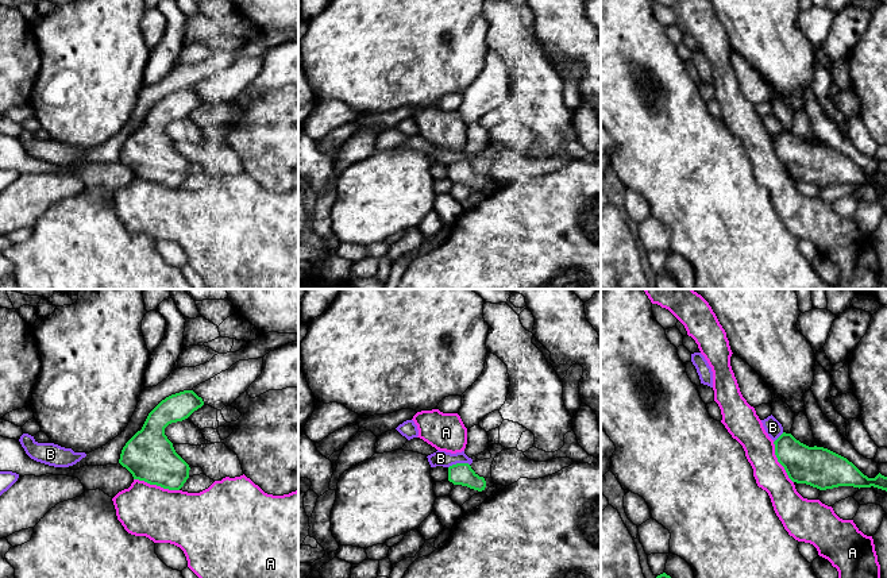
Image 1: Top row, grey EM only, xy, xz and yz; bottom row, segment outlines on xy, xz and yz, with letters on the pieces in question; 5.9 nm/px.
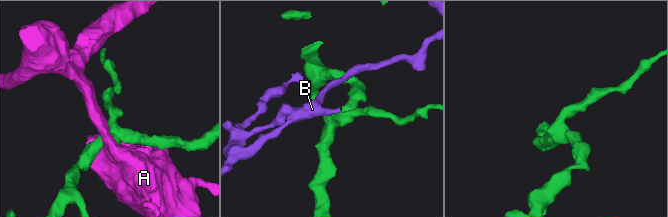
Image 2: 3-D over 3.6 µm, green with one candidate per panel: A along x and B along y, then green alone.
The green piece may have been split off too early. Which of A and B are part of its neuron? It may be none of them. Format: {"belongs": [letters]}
{"belongs": []}

